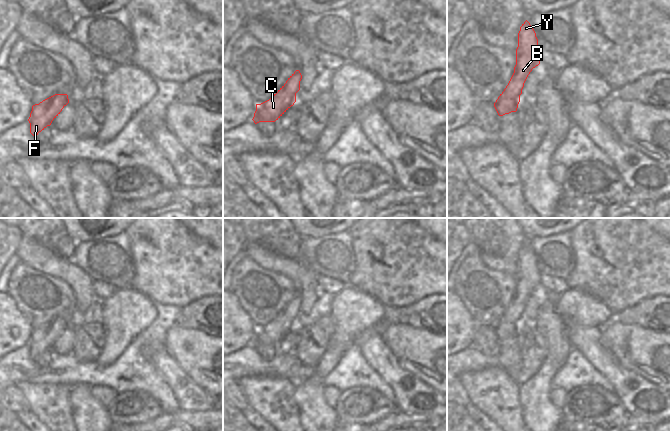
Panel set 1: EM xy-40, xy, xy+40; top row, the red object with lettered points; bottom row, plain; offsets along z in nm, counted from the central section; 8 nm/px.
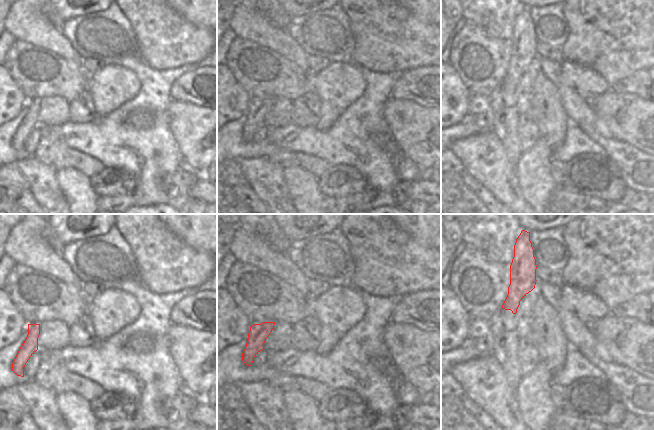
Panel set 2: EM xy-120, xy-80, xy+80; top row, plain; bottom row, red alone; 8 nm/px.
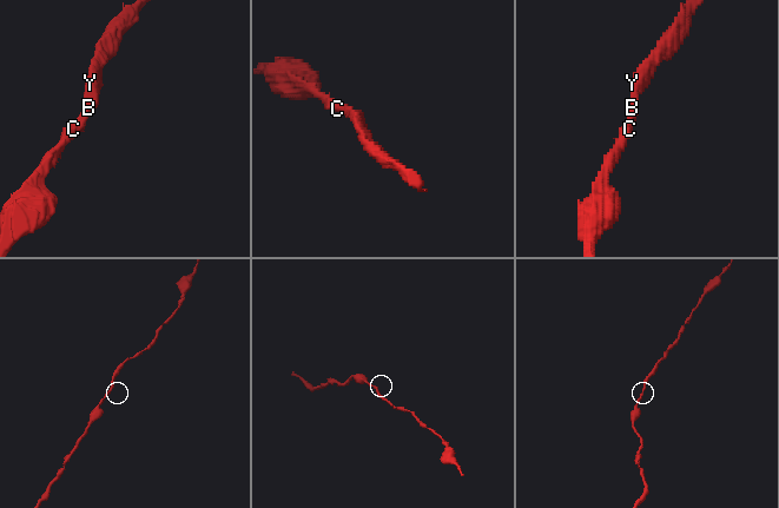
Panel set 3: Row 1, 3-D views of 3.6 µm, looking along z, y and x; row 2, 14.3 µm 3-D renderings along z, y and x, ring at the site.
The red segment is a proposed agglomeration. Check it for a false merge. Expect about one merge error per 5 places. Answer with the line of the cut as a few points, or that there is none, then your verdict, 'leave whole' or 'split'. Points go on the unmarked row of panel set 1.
no cut; leave whole

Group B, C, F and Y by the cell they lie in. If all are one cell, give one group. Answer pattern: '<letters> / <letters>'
B C F Y

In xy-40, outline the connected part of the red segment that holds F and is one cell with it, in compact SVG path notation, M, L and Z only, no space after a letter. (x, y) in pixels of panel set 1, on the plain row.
M55 318L39 328L33 329L28 343L30 357L36 362L39 356L51 349L52 345L68 327L67 318Z

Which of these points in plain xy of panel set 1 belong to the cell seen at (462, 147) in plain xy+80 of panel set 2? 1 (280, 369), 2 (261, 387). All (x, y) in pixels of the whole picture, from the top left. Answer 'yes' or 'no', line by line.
1: no
2: yes

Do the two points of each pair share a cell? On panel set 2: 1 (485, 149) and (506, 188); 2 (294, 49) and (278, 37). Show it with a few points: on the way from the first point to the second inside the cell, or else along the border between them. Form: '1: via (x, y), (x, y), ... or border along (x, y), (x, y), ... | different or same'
1: via (485, 159), (499, 178) | same
2: via (290, 49), (282, 41) | same

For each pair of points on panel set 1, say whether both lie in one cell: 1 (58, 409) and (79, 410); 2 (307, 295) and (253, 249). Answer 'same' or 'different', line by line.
1: different
2: same

